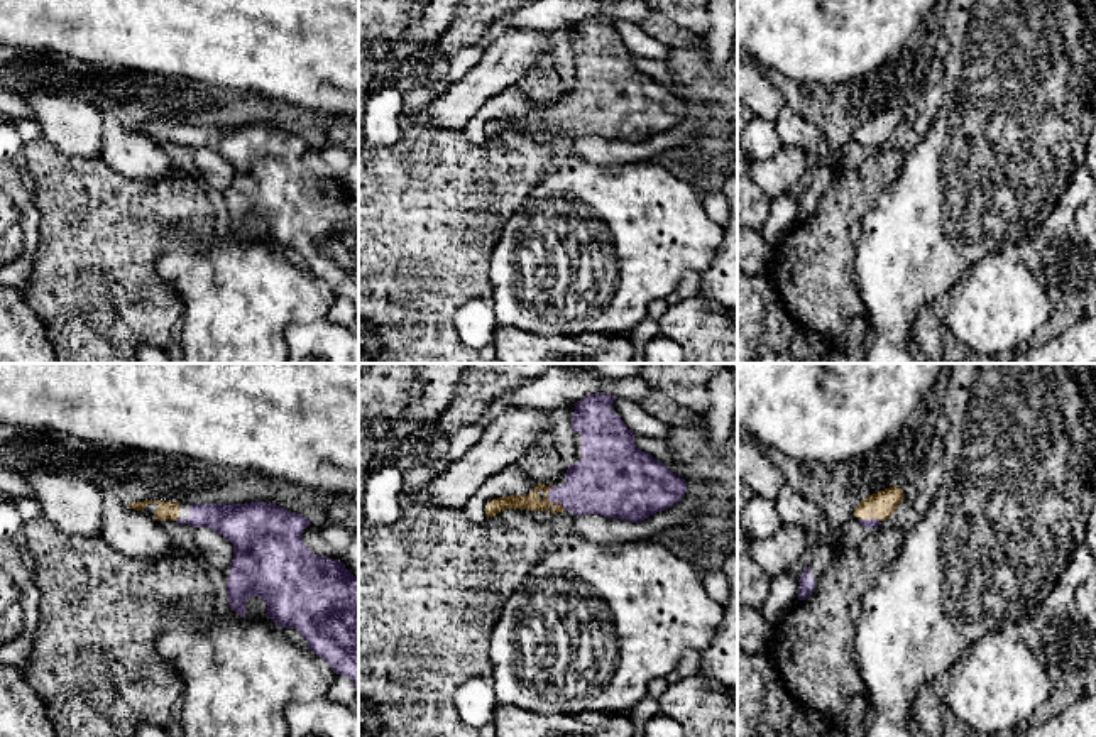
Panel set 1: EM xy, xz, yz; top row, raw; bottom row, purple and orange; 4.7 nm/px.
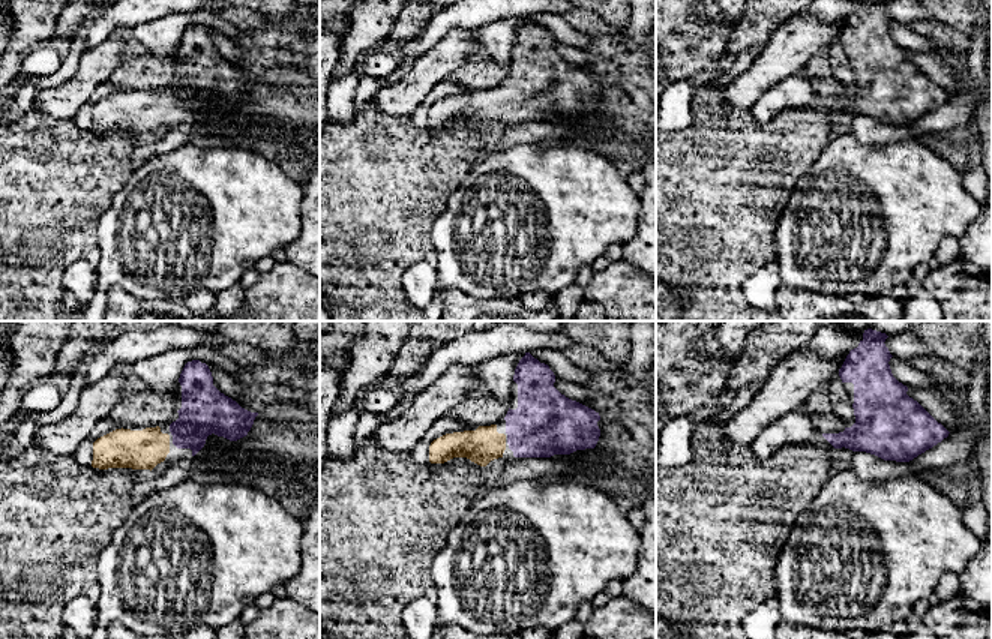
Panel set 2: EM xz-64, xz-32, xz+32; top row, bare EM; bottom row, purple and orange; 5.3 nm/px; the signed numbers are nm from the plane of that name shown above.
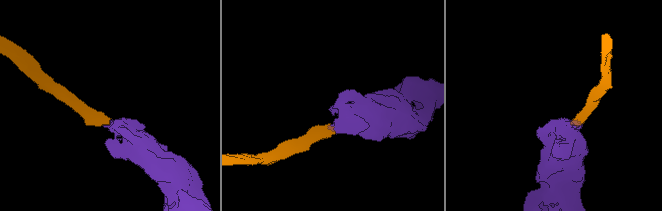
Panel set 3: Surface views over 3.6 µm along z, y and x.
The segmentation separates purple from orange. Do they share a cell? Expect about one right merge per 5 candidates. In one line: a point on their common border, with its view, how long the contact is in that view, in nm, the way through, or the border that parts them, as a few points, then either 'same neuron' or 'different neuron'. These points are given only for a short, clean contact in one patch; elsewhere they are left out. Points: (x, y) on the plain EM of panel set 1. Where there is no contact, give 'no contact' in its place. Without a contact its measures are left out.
contact xz (552, 122); length 130 nm; same neuron

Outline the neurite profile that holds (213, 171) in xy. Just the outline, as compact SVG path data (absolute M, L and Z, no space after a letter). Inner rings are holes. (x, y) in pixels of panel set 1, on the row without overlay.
M210 149L193 150L189 171L206 189L225 191L233 181L233 166Z

